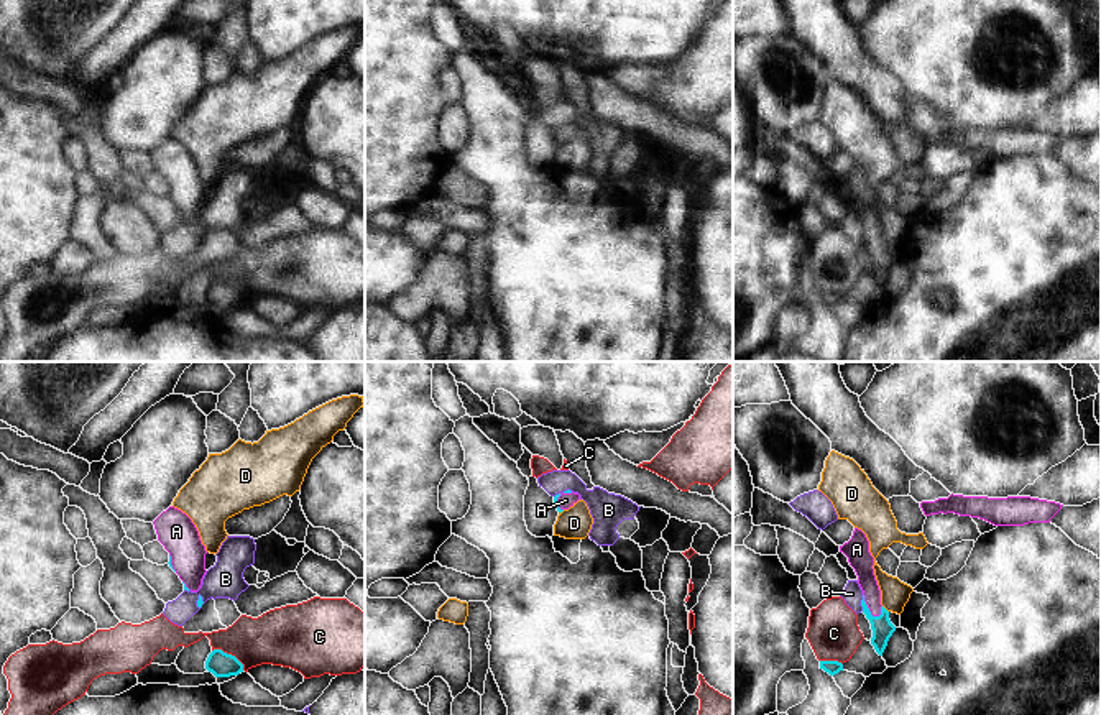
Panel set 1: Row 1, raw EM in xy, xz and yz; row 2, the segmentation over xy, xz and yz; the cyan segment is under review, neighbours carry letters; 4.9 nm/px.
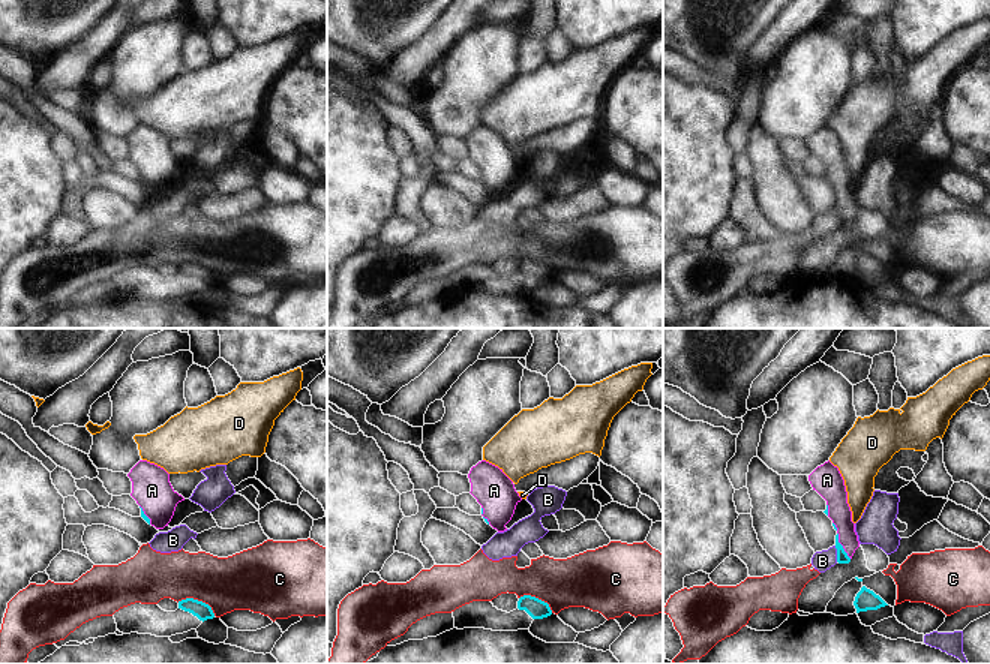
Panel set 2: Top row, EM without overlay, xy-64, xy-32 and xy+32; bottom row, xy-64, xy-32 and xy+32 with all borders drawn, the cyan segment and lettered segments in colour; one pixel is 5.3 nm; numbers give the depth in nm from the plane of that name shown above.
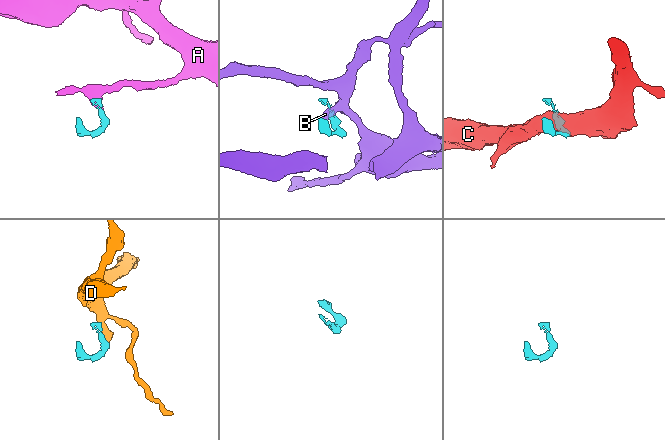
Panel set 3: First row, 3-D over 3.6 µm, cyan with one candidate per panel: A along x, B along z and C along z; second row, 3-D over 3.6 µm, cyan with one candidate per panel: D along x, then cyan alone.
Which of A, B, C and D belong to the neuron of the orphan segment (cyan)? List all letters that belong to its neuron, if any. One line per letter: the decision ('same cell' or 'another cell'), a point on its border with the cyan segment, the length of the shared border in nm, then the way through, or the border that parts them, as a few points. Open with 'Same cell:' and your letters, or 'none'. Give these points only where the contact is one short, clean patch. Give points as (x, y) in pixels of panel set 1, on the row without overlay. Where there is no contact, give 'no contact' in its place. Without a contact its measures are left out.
Same cell: A
A: same cell | yz (866, 239) | 140 nm | across yz (883, 260), (866, 239), (868, 214), (860, 189)
B: another cell | yz (861, 235) | 80 nm | along yz (863, 227), (861, 242)
C: another cell | xy (230, 286) | 190 nm
D: another cell | yz (884, 240) | 50 nm | along yz (883, 237), (888, 244)

